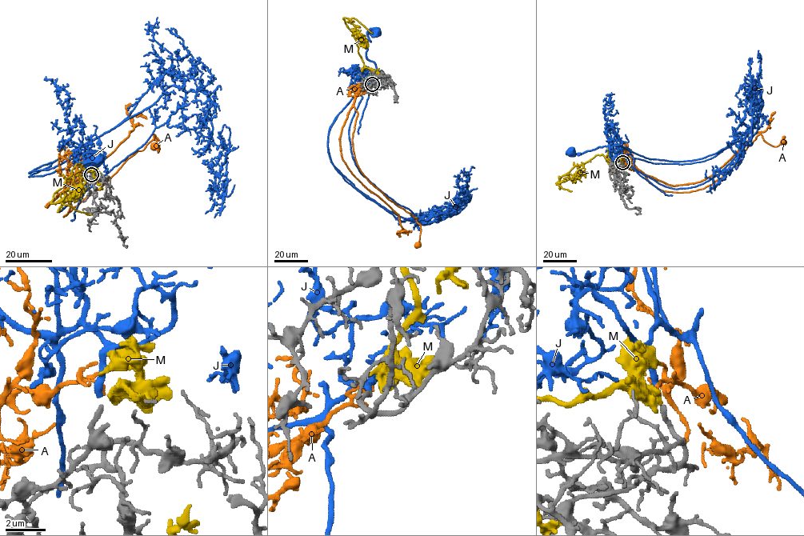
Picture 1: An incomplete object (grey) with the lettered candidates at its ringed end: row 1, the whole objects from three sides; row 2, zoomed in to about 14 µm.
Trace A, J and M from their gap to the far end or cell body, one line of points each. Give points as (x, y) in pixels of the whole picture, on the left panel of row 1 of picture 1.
A: (92, 173), (81, 173), (67, 183), (71, 206), (63, 217), (154, 134), (158, 152), (154, 146)
J: (91, 174), (88, 152), (98, 151), (83, 155), (85, 163), (98, 159)
M: (92, 174), (96, 174), (77, 164), (52, 203), (66, 202), (79, 190), (86, 182), (80, 174)

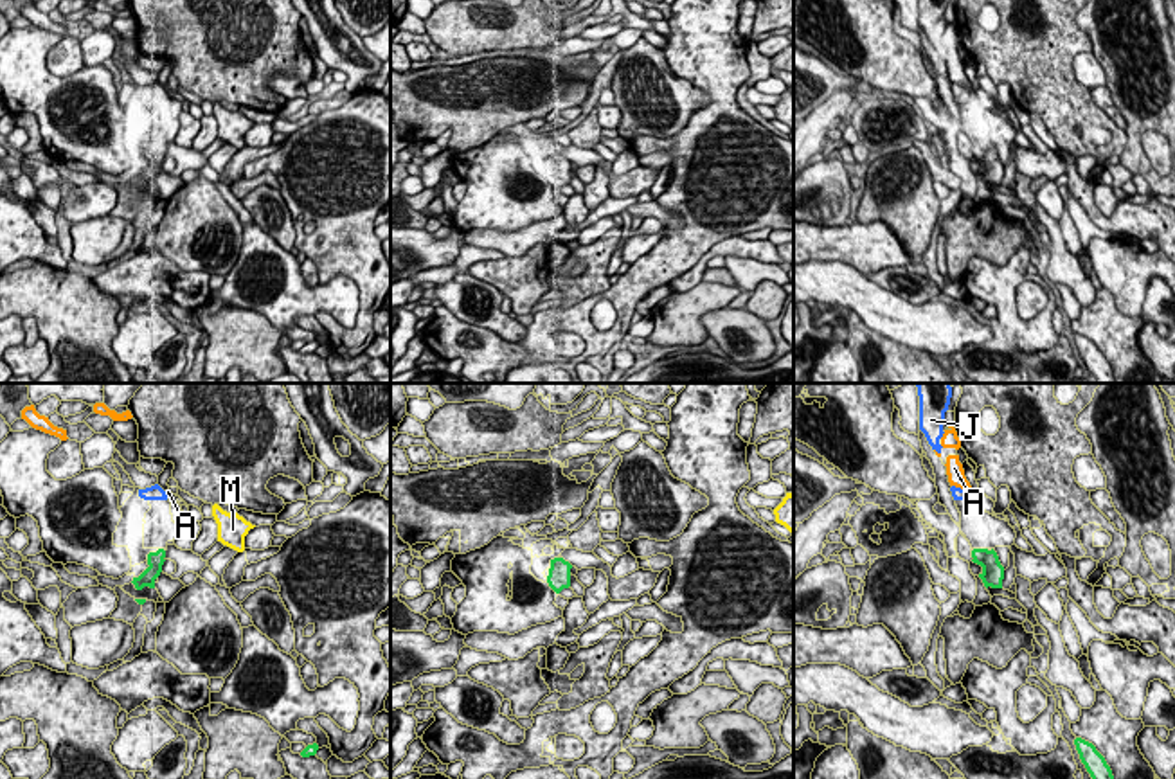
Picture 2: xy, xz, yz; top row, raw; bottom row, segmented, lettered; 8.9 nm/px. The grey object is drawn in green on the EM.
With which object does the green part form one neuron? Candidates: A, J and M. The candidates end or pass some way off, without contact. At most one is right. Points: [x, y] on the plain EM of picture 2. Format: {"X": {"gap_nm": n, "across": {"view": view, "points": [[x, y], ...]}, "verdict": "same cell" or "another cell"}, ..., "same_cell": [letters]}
{"A": {"gap_nm": 460, "across": {"view": "xy", "points": [[162, 146], [168, 94]]}, "verdict": "another cell"}, "J": {"gap_nm": 440, "across": {"view": "xy", "points": [[159, 146], [159, 96]]}, "verdict": "same cell"}, "M": {"gap_nm": 480, "across": {"view": "xy", "points": [[164, 148], [218, 137]]}, "verdict": "another cell"}, "same_cell": ["J"]}

